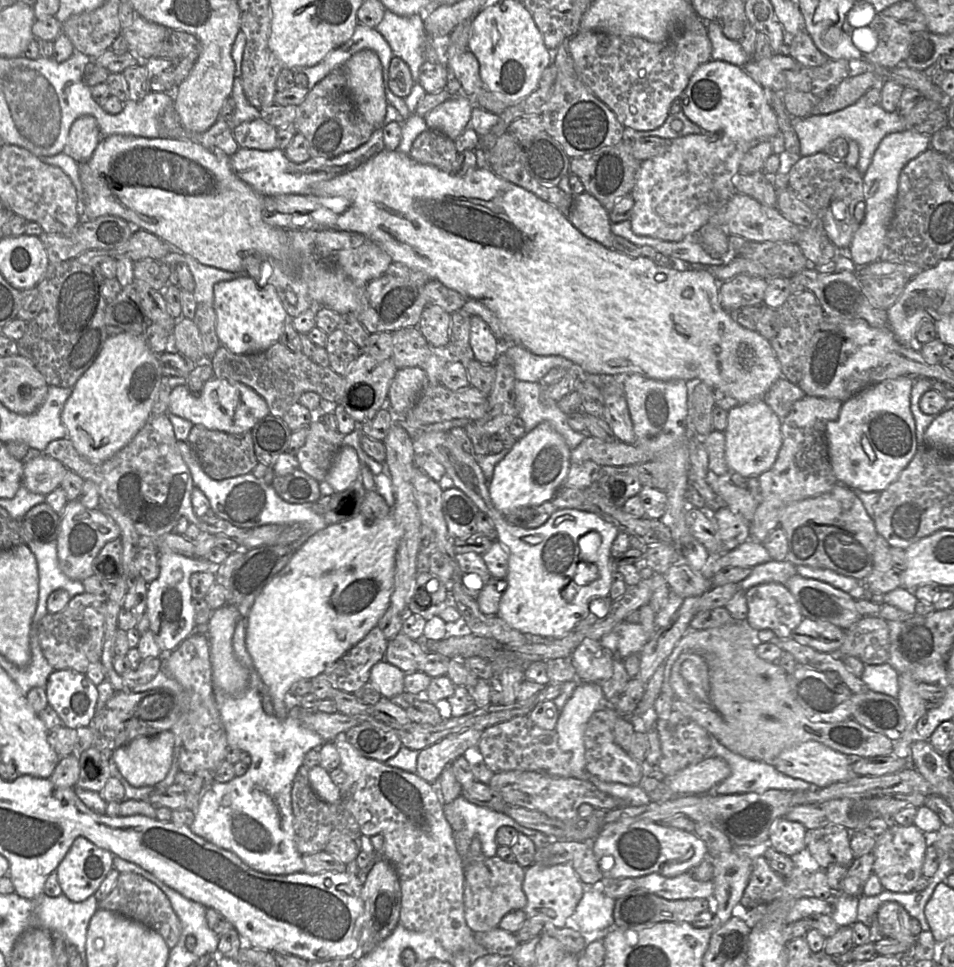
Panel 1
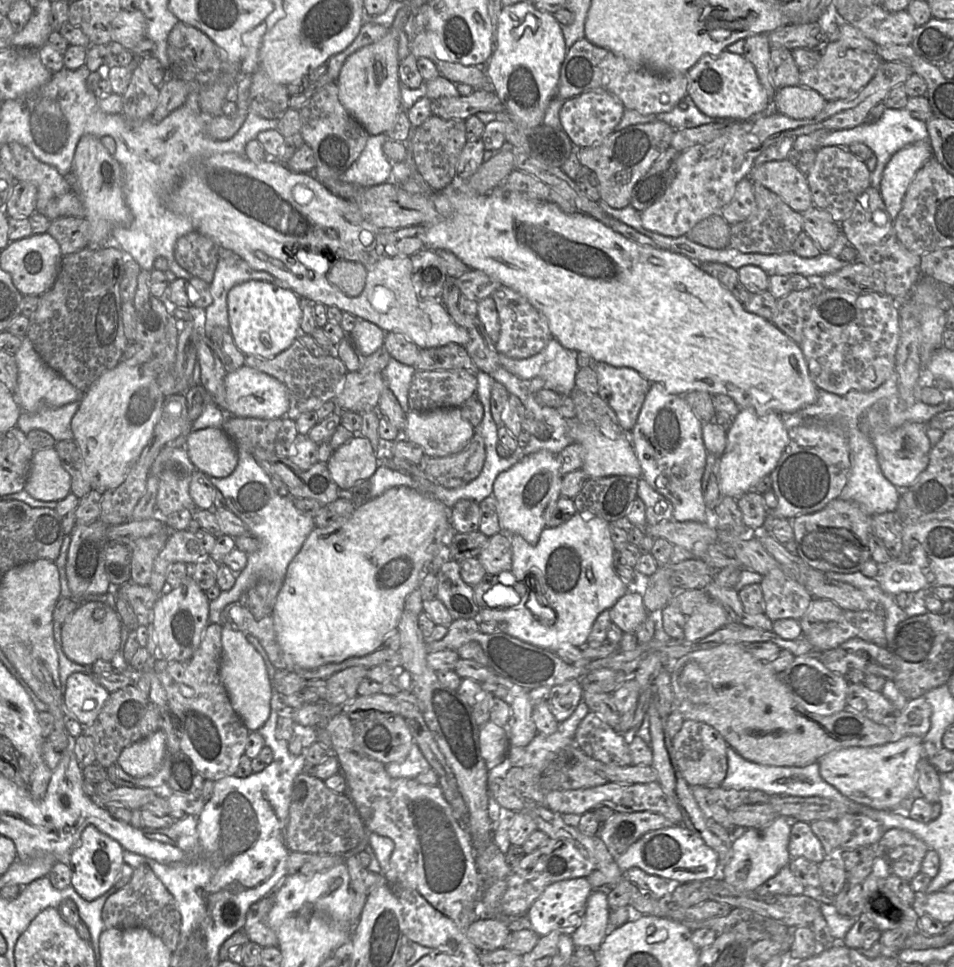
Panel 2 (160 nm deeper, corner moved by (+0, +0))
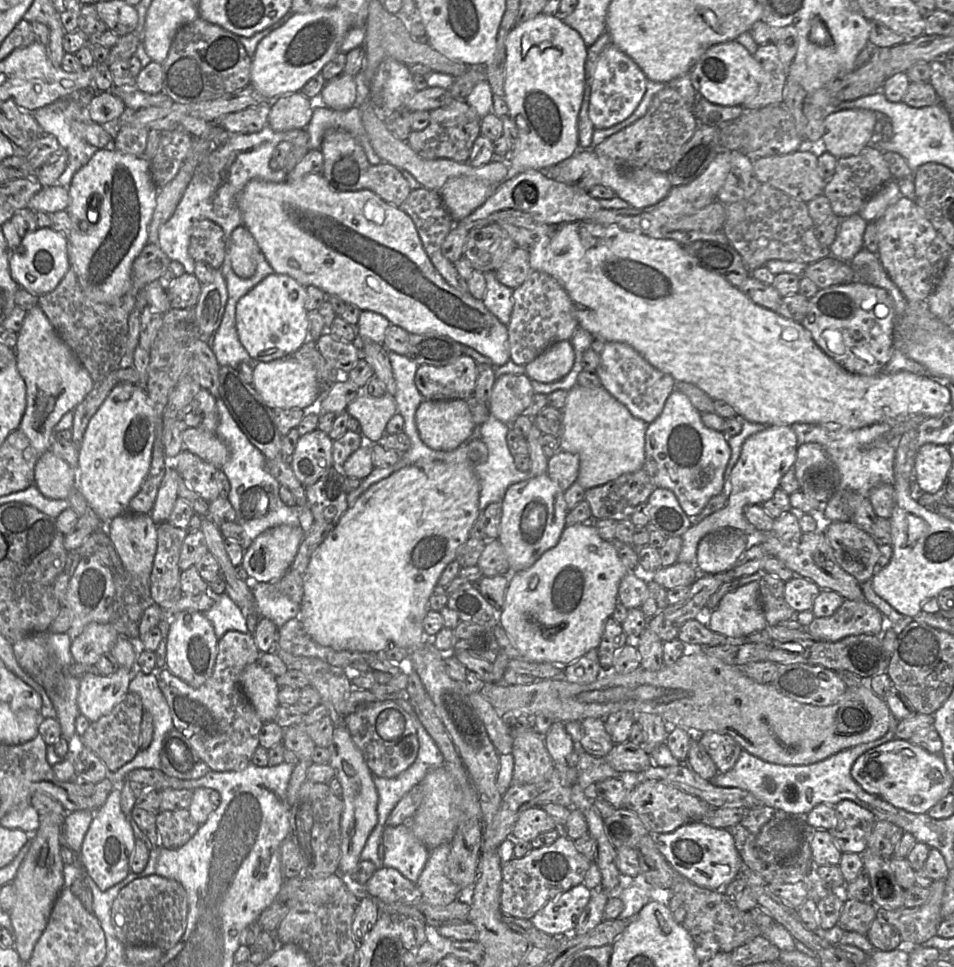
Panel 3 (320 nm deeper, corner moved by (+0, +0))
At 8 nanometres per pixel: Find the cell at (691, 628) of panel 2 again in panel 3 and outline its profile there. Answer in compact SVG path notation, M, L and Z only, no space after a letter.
M751 582L725 594L718 606L705 615L704 624L711 631L727 638L746 639L754 633L763 631L768 623L761 606L759 582Z

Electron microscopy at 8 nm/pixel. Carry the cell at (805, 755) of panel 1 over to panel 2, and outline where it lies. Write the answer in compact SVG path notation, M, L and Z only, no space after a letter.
M905 736L882 746L833 750L822 756L817 764L822 778L853 802L877 810L906 813L917 793L919 762L924 757L923 738Z

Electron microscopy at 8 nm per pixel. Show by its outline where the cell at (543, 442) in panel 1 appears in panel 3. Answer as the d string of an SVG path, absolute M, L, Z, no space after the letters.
M547 473L510 485L501 501L502 517L499 541L510 565L511 573L530 568L541 555L554 547L566 527L564 492Z

